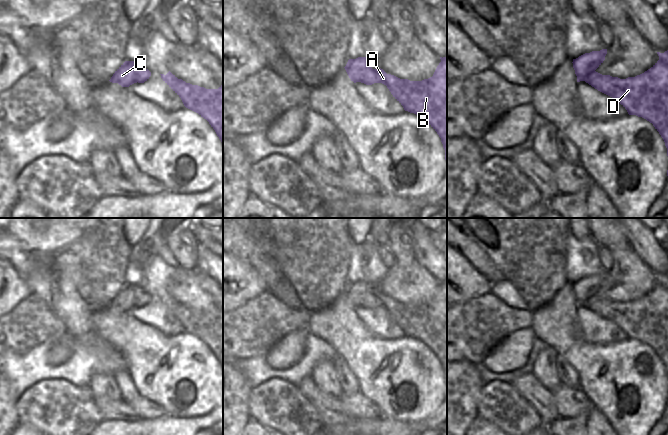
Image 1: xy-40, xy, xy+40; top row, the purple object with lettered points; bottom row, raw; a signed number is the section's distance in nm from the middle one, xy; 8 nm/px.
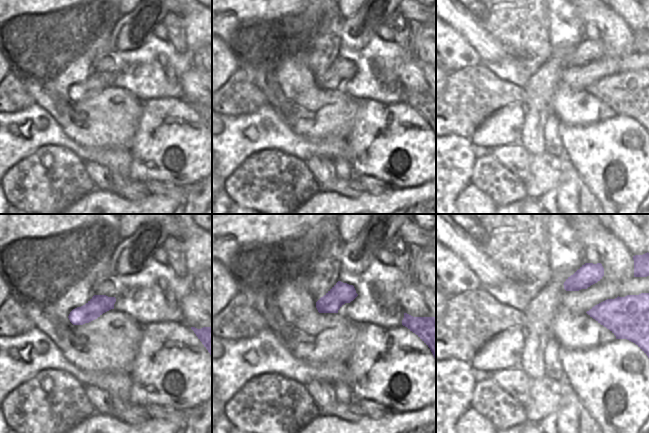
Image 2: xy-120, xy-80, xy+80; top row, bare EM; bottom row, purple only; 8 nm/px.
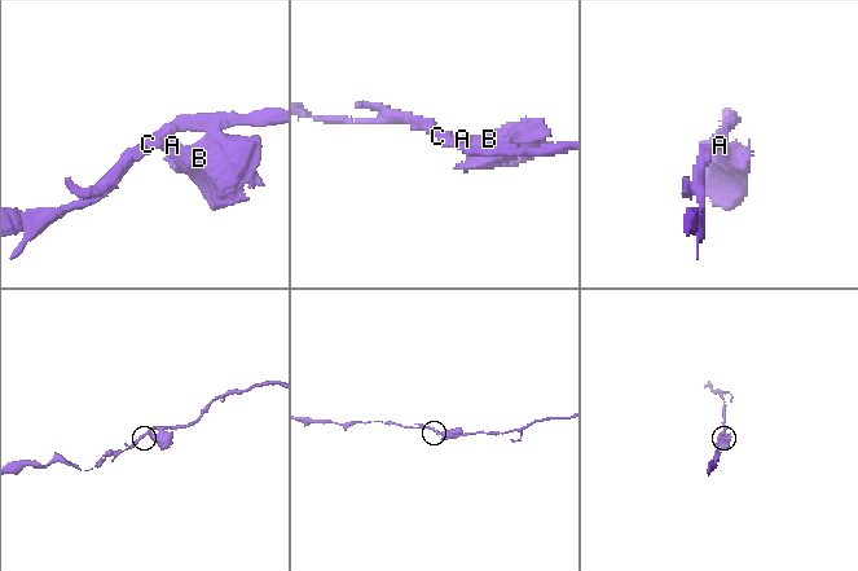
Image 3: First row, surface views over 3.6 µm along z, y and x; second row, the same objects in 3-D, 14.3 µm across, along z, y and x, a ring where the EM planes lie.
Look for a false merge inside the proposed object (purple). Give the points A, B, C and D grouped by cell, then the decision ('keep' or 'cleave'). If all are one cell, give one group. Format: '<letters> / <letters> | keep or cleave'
A B D / C | cleave

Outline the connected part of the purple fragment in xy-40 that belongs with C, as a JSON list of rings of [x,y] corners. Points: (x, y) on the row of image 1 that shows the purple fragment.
[[[125,61],[115,71],[109,81],[112,83],[118,83],[122,87],[129,87],[139,81],[142,69],[144,69],[144,67],[136,61]]]

